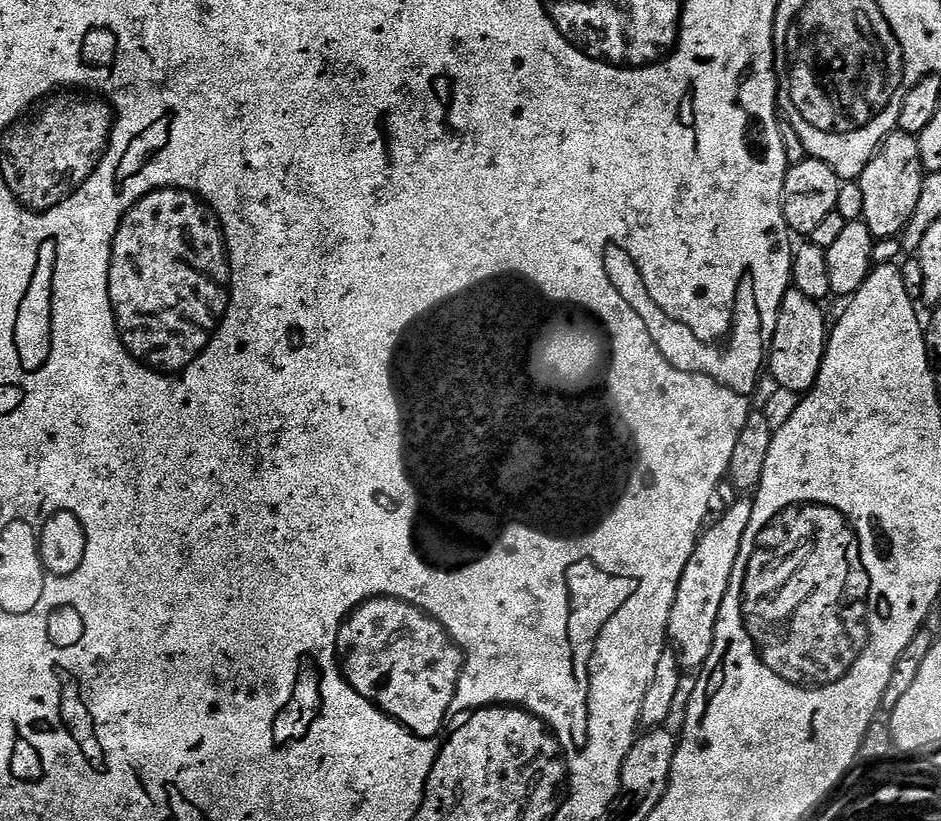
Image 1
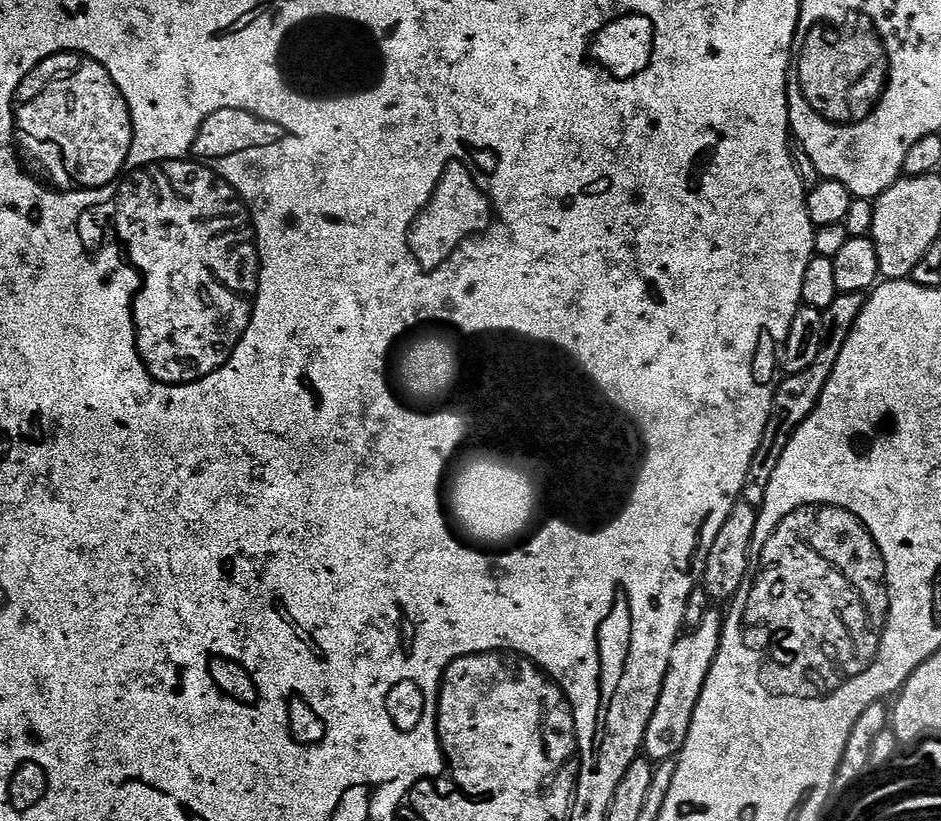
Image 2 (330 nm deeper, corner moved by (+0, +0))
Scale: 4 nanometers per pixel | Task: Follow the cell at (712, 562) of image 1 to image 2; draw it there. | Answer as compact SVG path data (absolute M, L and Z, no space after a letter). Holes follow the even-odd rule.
M708 610L704 612L701 624L685 631L677 640L674 650L670 650L670 666L662 682L662 694L658 694L654 714L646 726L644 735L642 752L647 759L653 762L676 760L686 746L694 710L698 706L698 698L702 698L702 686L706 686L706 678L714 666L714 658L720 649L723 633L724 616Z

